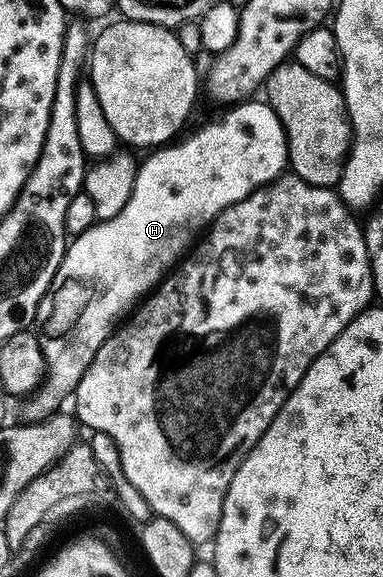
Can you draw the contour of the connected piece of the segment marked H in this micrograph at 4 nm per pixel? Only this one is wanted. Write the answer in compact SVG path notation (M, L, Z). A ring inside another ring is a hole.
M255 100L232 104L224 117L209 122L184 141L176 140L156 148L152 152L155 154L138 166L129 203L121 207L118 215L91 225L71 241L72 245L70 242L66 246L59 266L63 273L79 273L79 317L83 317L83 321L79 321L79 353L83 353L83 357L92 353L91 349L97 352L103 346L124 314L158 286L168 270L188 252L197 234L206 230L216 215L245 199L255 189L270 184L288 168L287 136L283 134L283 124L270 105Z

